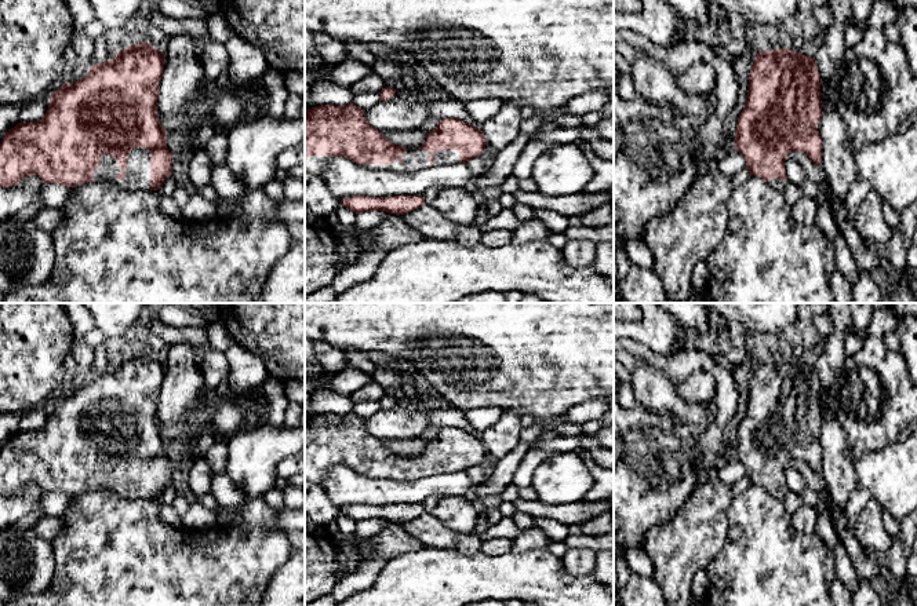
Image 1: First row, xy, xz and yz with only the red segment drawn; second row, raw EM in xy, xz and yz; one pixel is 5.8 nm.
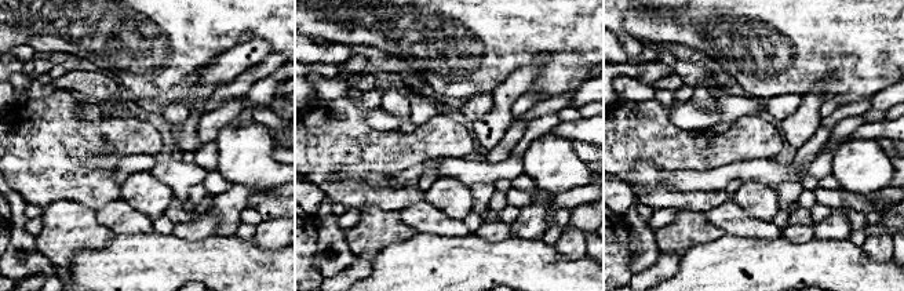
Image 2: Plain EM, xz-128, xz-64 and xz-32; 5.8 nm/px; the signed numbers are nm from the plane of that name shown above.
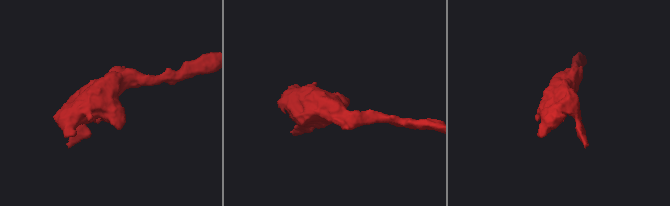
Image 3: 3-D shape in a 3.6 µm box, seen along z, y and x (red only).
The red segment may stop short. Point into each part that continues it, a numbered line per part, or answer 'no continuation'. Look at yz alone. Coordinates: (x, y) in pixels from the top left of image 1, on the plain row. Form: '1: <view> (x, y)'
1: yz (778, 493)

